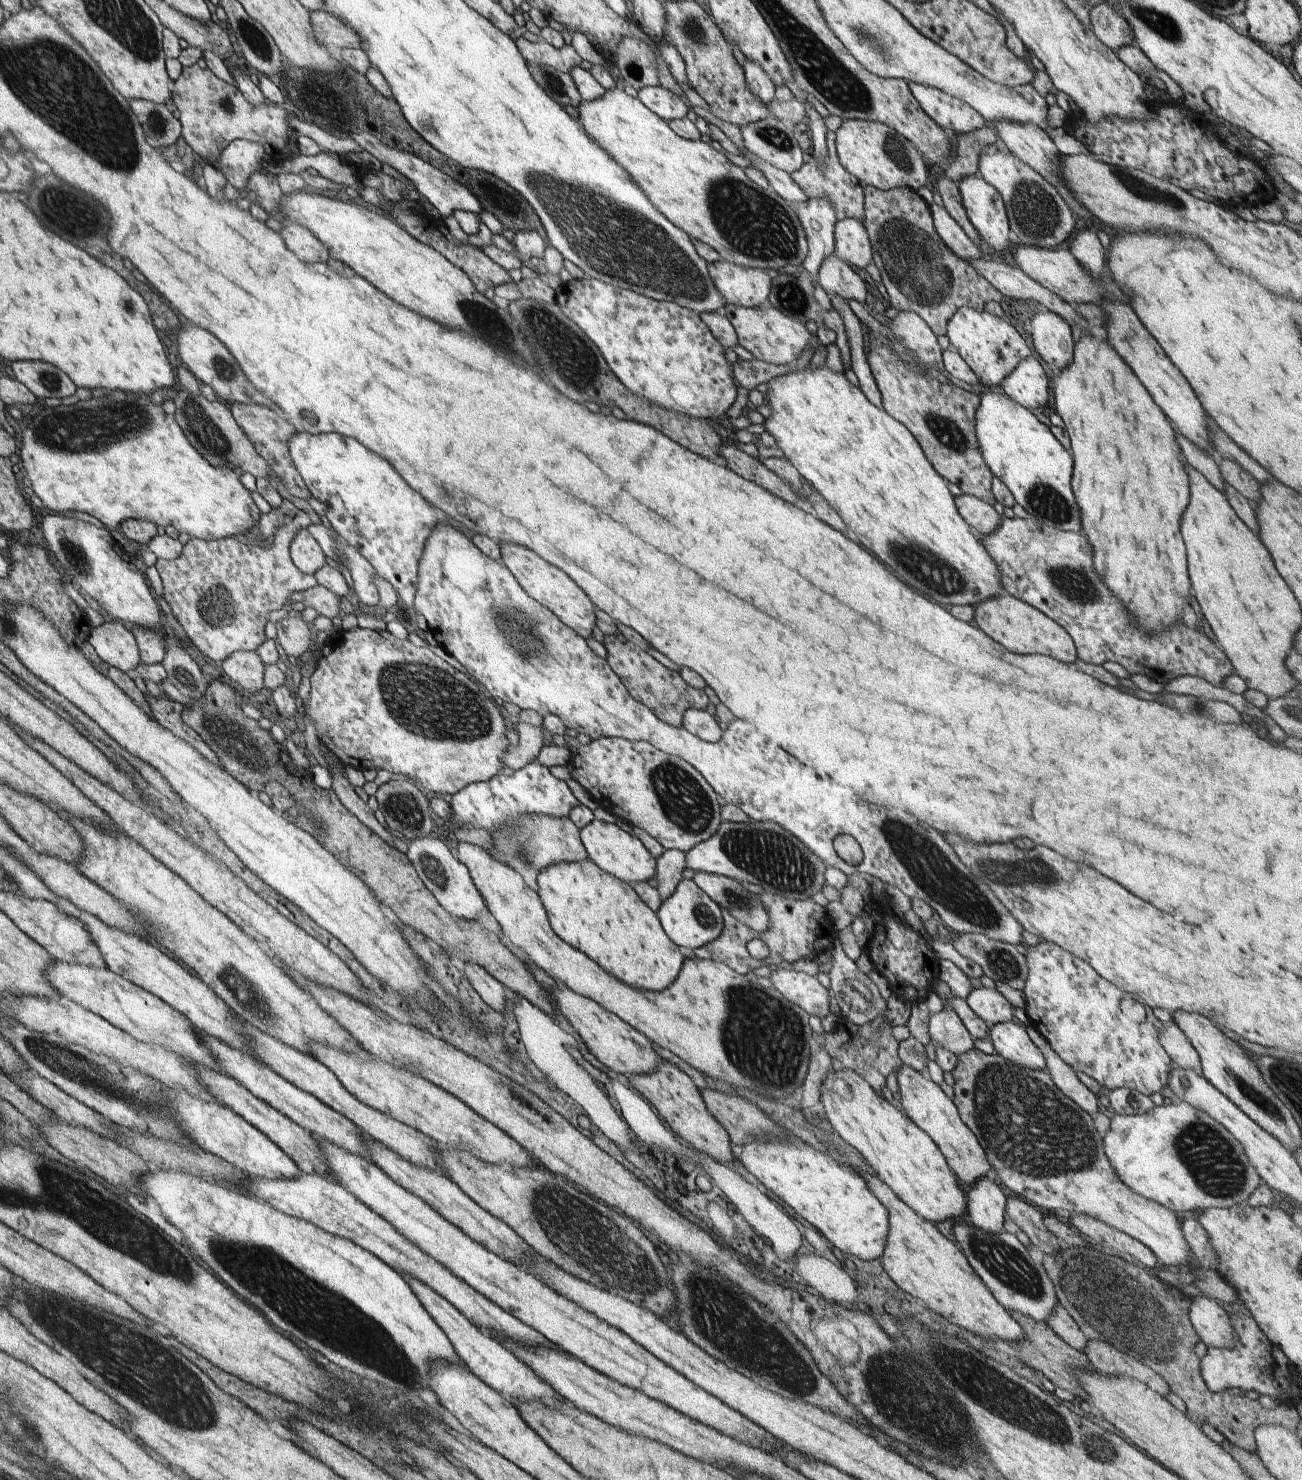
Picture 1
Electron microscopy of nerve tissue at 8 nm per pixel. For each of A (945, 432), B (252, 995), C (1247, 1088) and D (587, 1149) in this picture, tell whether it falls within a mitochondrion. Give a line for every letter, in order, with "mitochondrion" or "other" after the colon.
A: mitochondrion
B: mitochondrion
C: mitochondrion
D: other

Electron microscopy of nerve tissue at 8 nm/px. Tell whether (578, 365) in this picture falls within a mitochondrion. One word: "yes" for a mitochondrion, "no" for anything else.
yes

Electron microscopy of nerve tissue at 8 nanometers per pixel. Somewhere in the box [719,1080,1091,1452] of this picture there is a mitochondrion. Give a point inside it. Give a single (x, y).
(887, 1375)

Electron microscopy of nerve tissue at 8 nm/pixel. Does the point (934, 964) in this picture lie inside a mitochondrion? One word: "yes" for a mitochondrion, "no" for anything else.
no

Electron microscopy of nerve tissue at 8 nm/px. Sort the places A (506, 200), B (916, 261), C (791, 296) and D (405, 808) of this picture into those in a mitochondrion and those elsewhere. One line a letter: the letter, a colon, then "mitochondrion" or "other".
A: mitochondrion
B: mitochondrion
C: mitochondrion
D: mitochondrion

